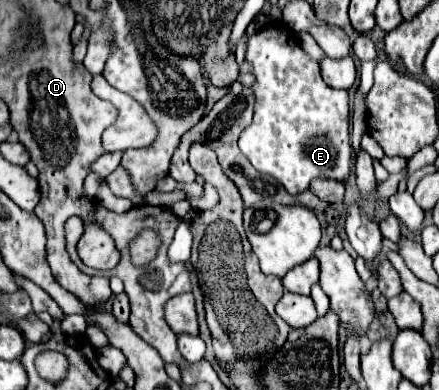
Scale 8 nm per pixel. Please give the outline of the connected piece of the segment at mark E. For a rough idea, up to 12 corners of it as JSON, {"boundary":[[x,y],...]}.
{"boundary":[[291,28],[249,38],[239,148],[289,194],[347,182],[349,96]]}

